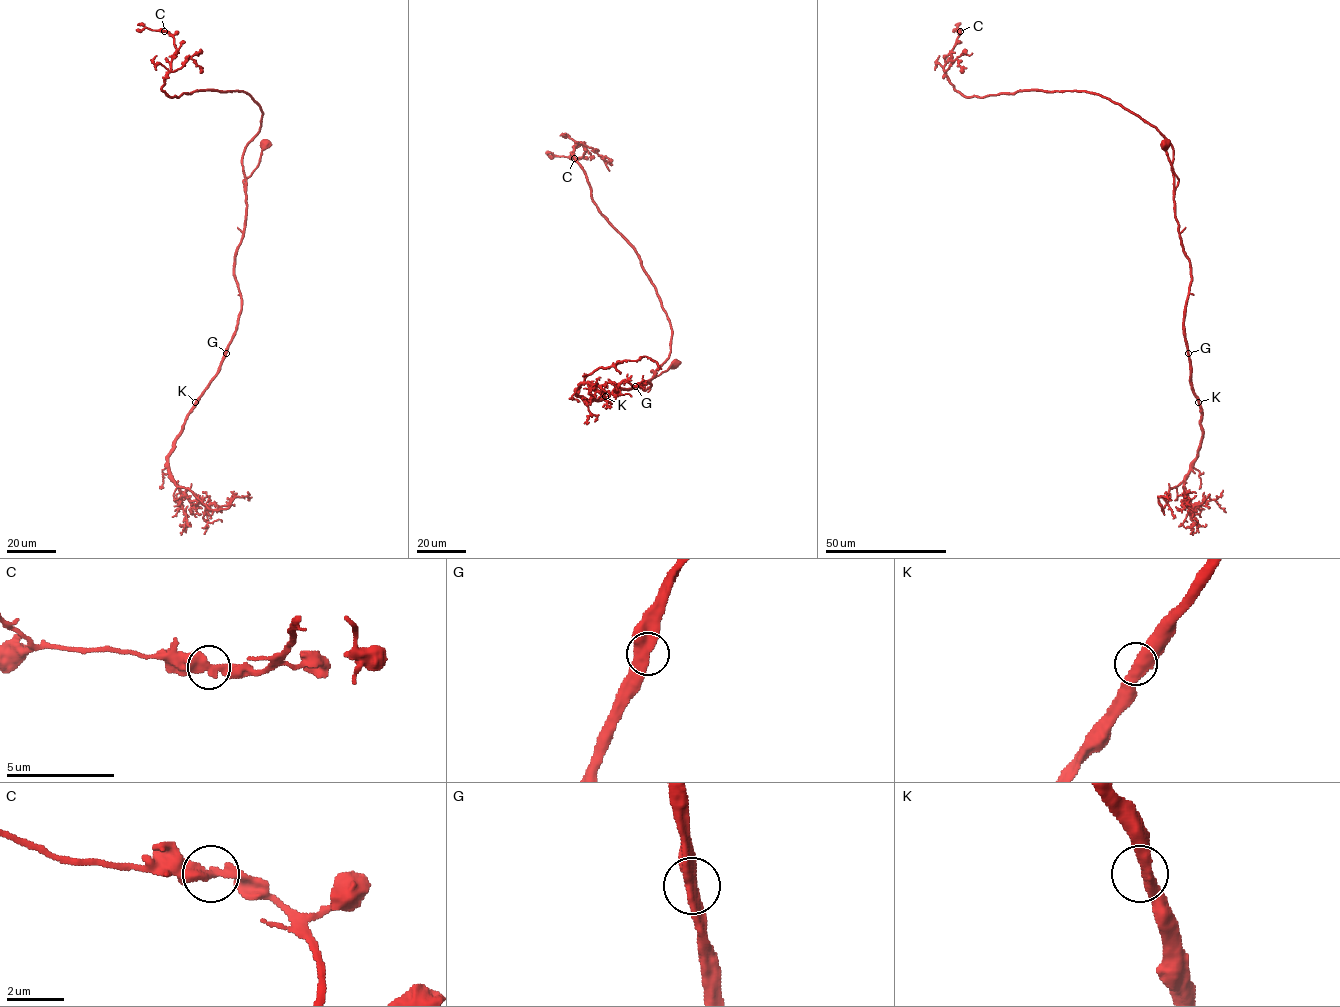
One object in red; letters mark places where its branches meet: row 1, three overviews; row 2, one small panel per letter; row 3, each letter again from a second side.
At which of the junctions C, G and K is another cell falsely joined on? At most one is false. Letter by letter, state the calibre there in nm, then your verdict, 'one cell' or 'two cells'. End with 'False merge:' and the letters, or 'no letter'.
C: 440 nm | one cell
G: 480 nm | one cell
K: 480 nm | one cell
False merge: no letter

